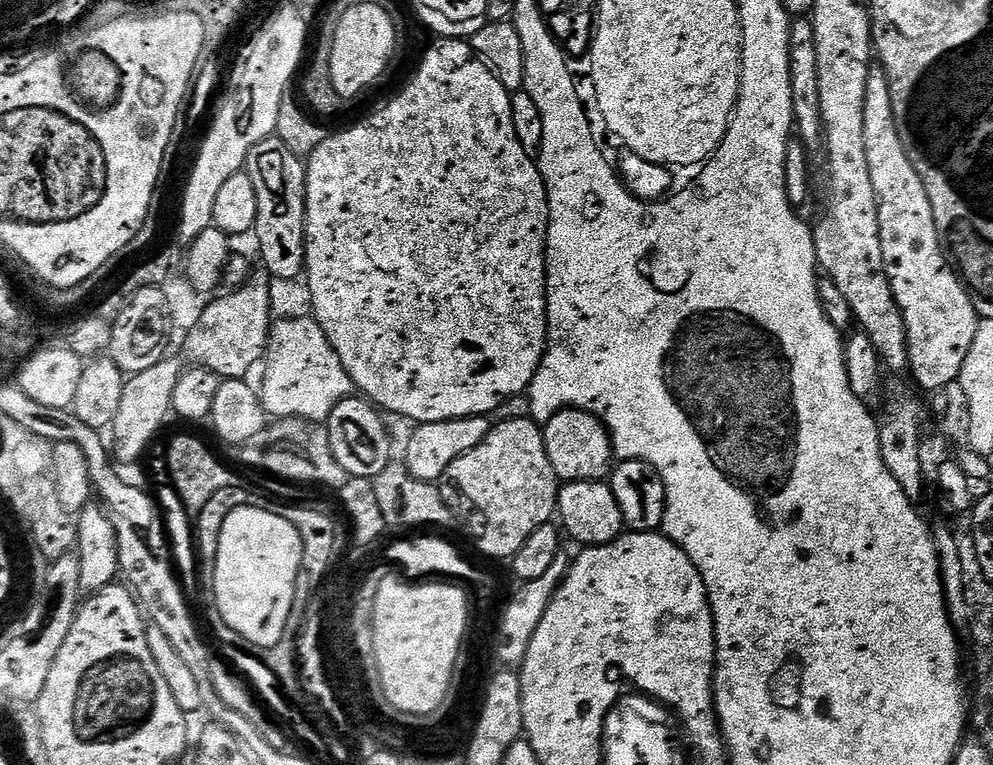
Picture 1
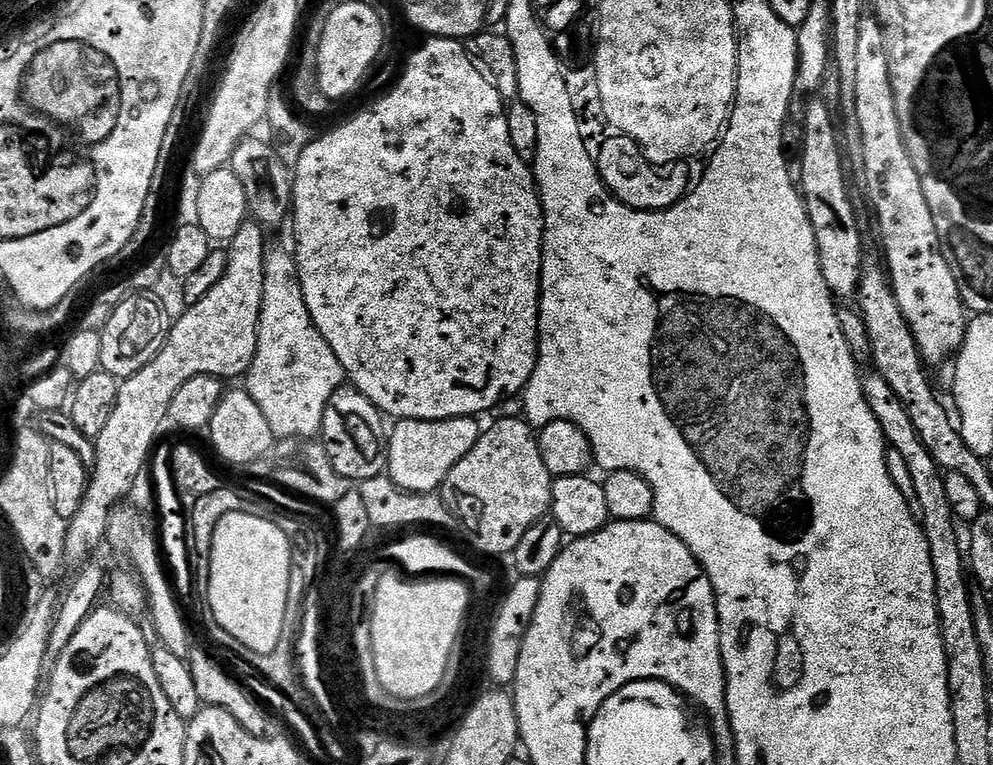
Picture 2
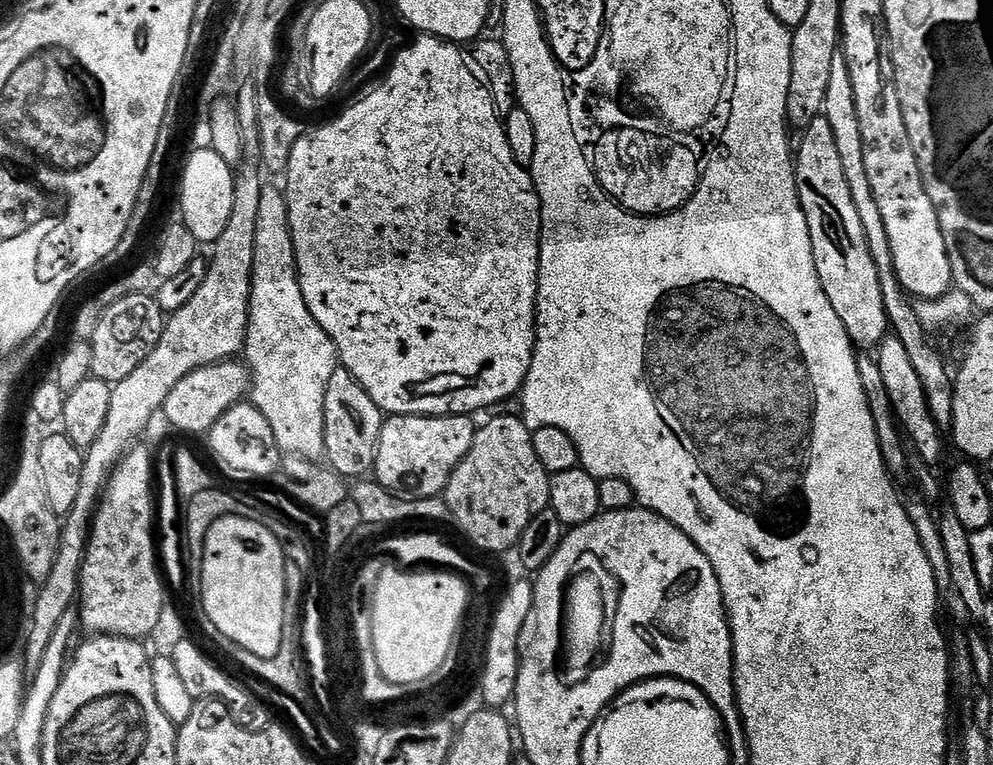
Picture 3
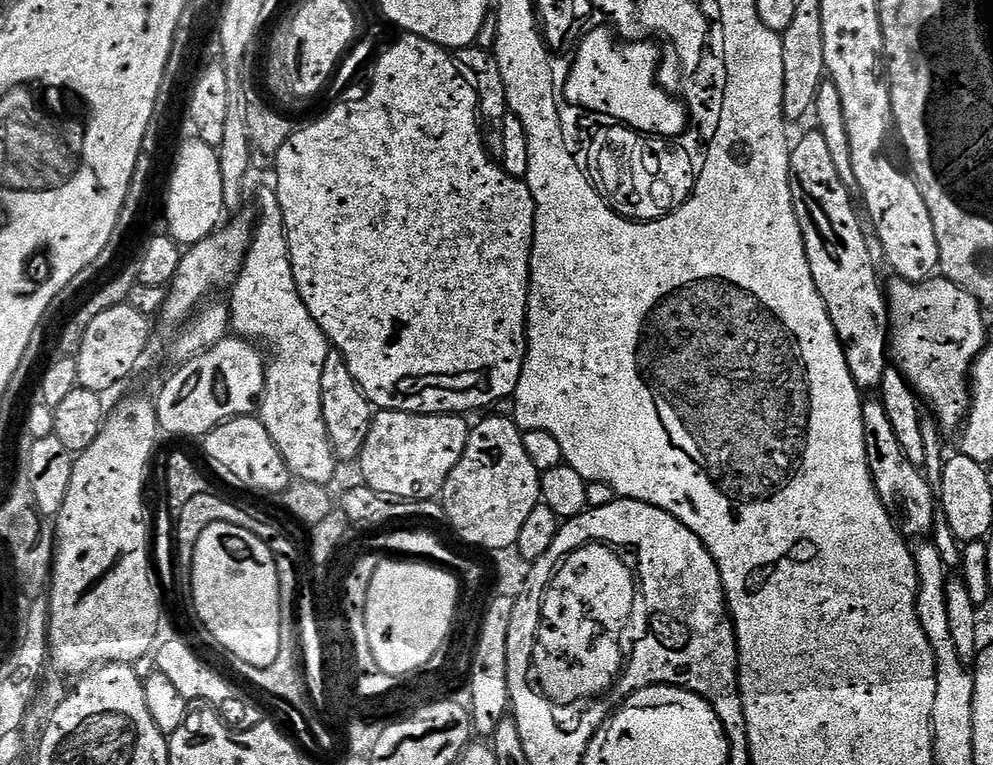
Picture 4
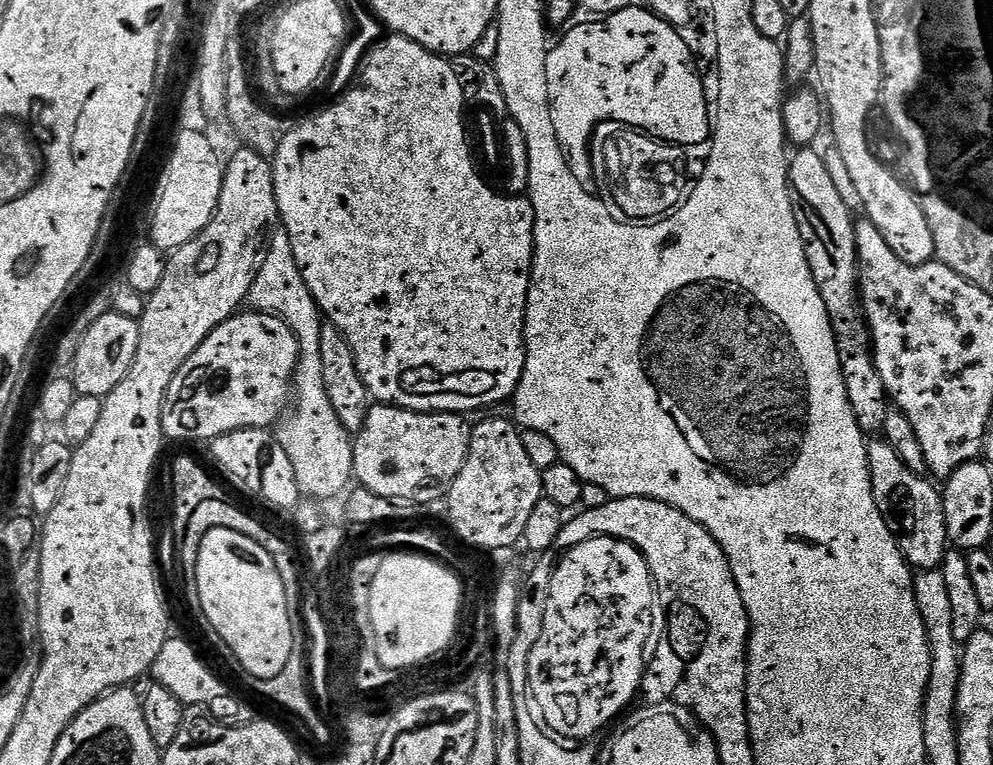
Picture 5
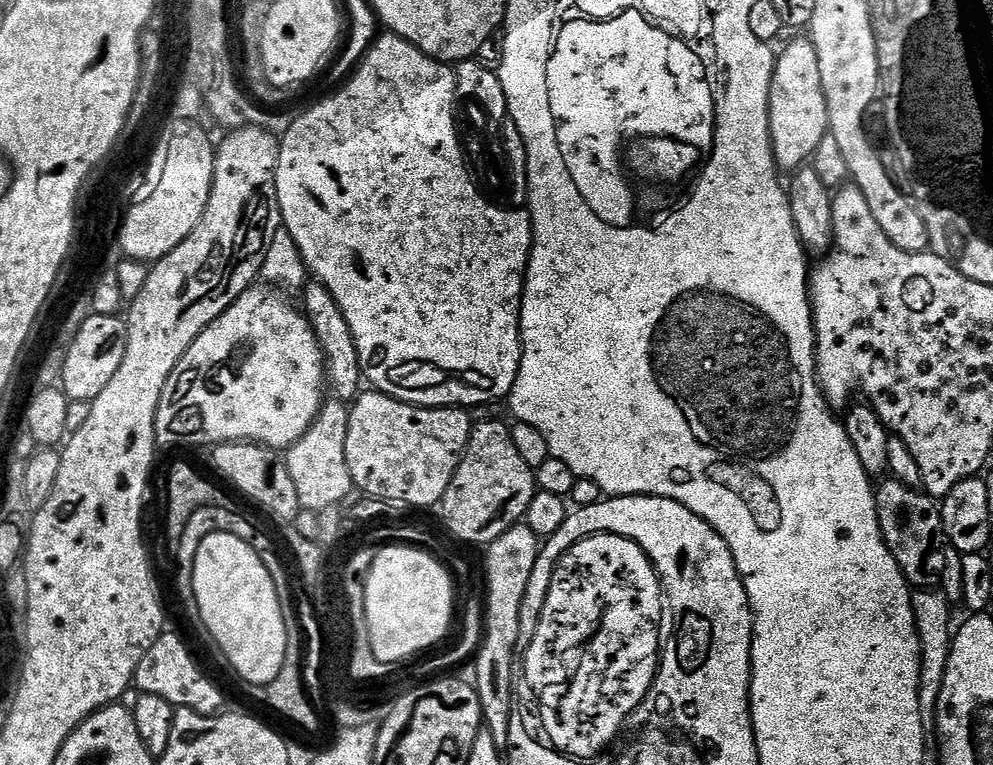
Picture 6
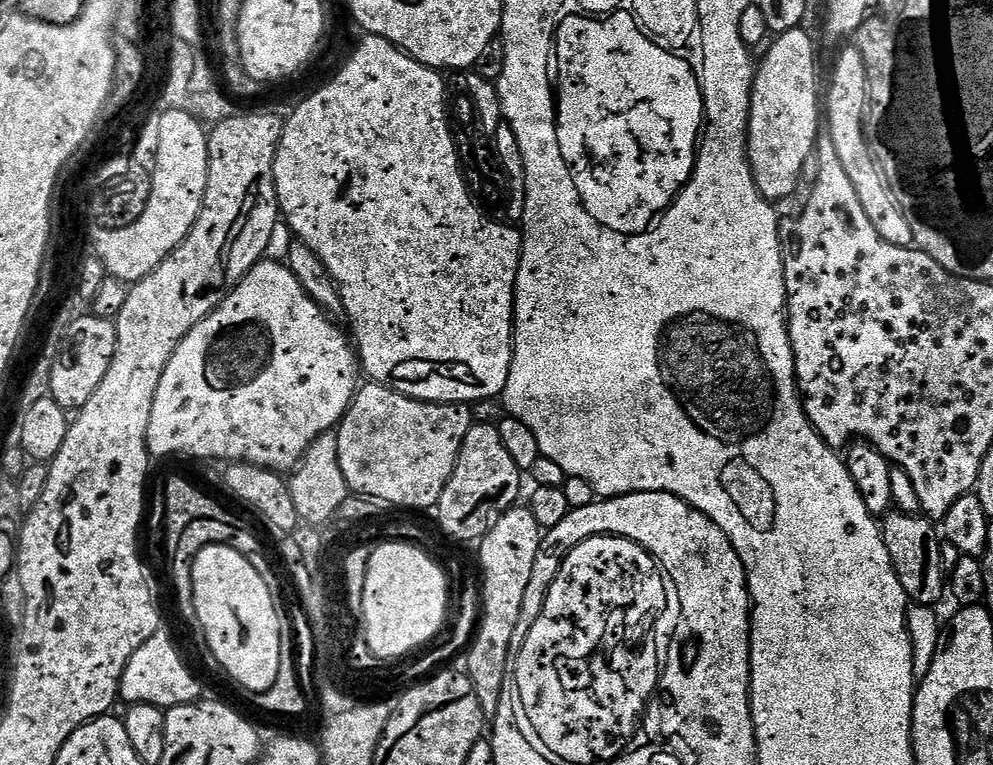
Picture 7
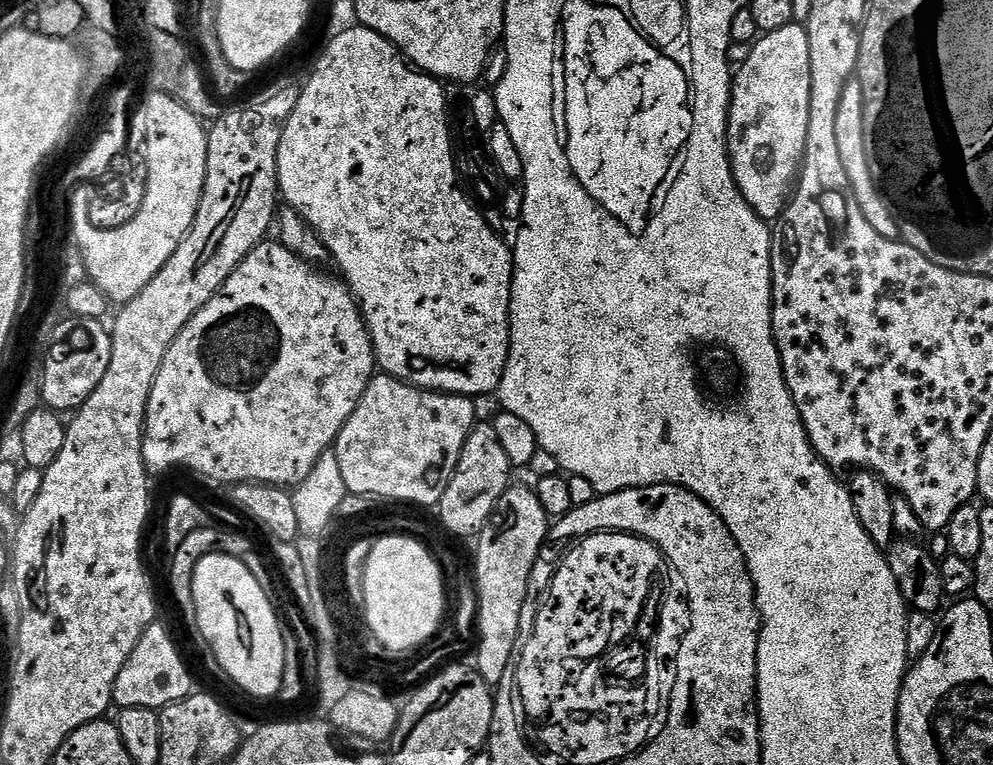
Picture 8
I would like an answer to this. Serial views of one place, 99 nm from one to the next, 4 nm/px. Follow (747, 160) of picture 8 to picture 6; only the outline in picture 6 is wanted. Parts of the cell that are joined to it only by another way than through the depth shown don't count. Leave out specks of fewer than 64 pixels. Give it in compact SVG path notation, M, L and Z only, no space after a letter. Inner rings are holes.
M811 39L796 40L788 44L776 58L776 69L772 75L768 102L770 120L770 138L772 153L781 169L799 169L807 165L808 160L826 140L828 130L828 107L822 90L822 74L818 66L818 54Z

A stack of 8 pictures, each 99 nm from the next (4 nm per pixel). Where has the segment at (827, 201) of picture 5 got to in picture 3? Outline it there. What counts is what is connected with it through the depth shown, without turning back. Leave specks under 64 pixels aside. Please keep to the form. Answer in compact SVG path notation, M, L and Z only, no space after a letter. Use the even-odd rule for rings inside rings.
M818 115L808 128L803 129L801 136L804 137L800 140L800 149L797 147L794 152L796 189L806 214L806 226L810 228L810 246L814 266L818 270L818 282L822 282L822 290L826 298L830 298L830 306L834 306L834 314L838 314L838 322L842 322L853 345L860 350L875 349L889 331L888 314L882 302L882 288L874 258L870 258L870 246L866 246L866 234L862 234L862 222L858 222L854 198L850 198L850 186L846 186L846 174L842 174L842 161L834 143L834 134L830 131L830 122L826 122L824 115Z

